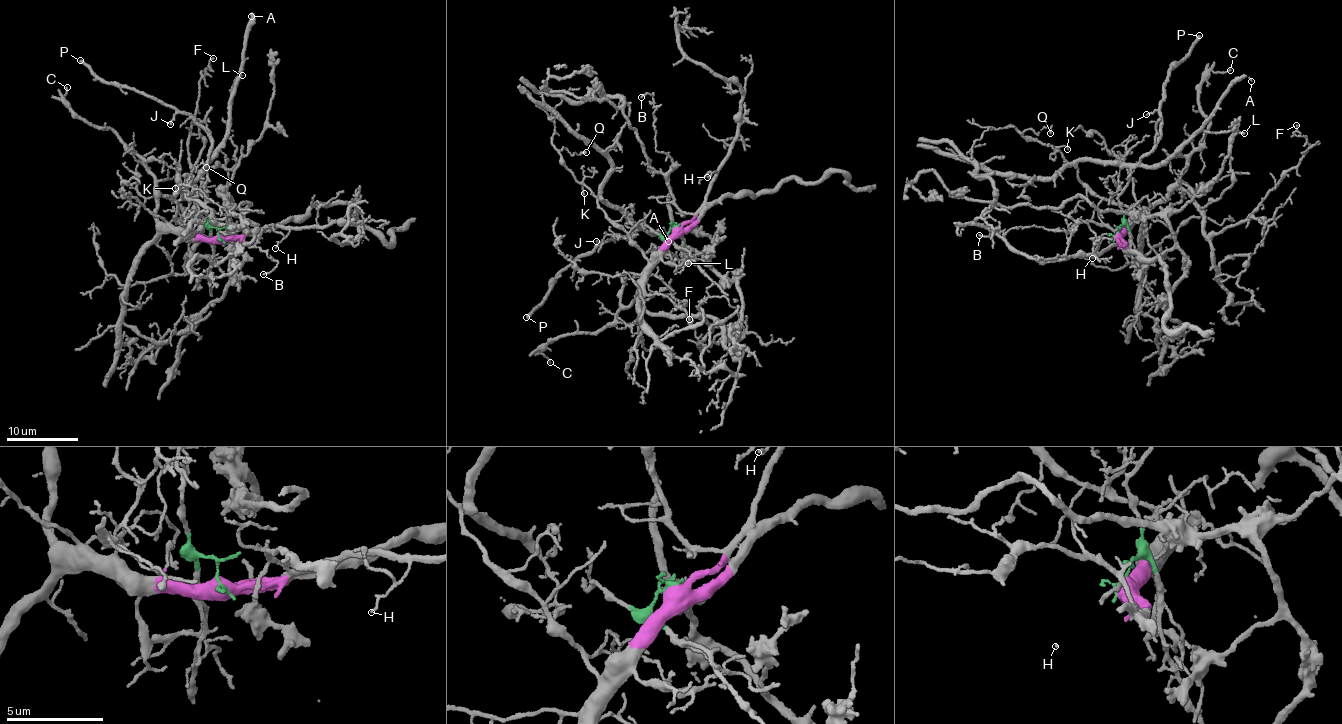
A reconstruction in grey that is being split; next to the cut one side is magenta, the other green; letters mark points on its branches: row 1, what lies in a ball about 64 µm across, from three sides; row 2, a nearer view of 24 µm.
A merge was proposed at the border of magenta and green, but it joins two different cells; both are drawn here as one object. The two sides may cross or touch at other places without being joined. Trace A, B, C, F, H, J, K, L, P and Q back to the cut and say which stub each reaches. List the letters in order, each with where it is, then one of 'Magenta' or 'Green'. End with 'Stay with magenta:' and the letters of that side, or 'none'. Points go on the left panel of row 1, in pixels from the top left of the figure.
A: Place: (251, 16). Green
B: Place: (263, 274). Magenta
C: Place: (67, 87). Magenta
F: Place: (213, 58). Magenta
H: Place: (275, 248). Magenta
J: Place: (170, 124). Green
K: Place: (175, 188). Magenta
L: Place: (242, 75). Green
P: Place: (80, 60). Green
Q: Place: (206, 167). Magenta
Stay with magenta: B, C, F, H, K, Q

